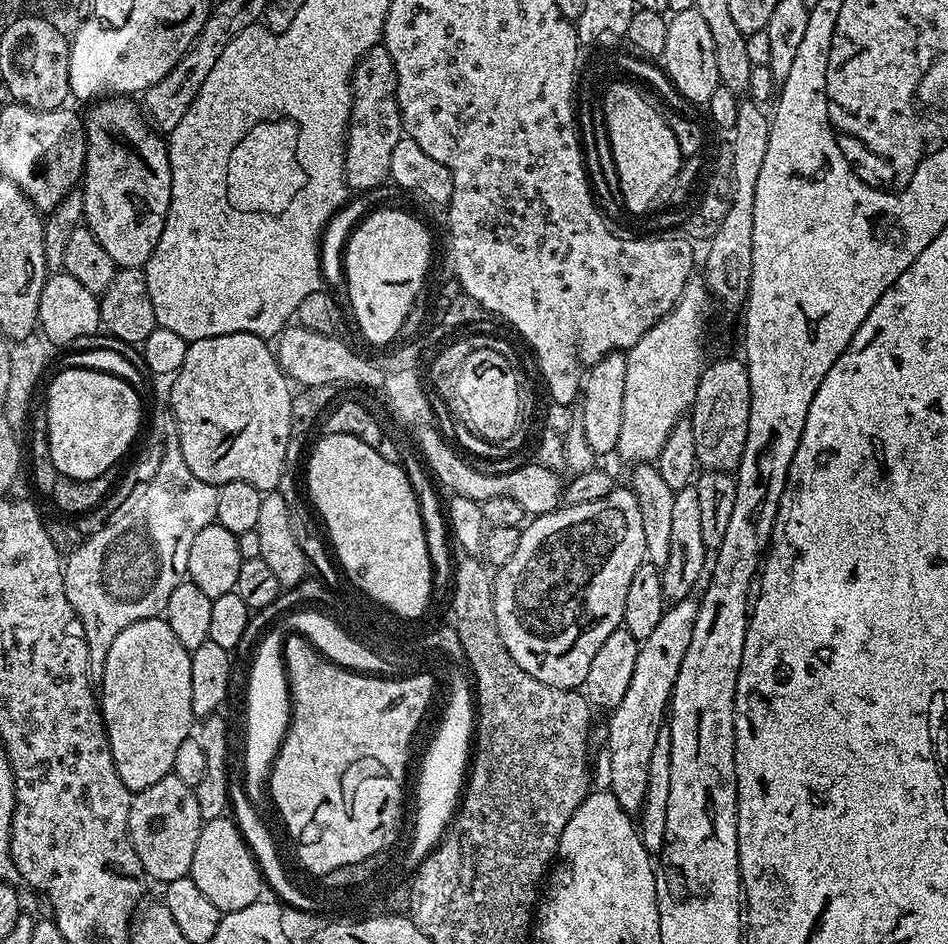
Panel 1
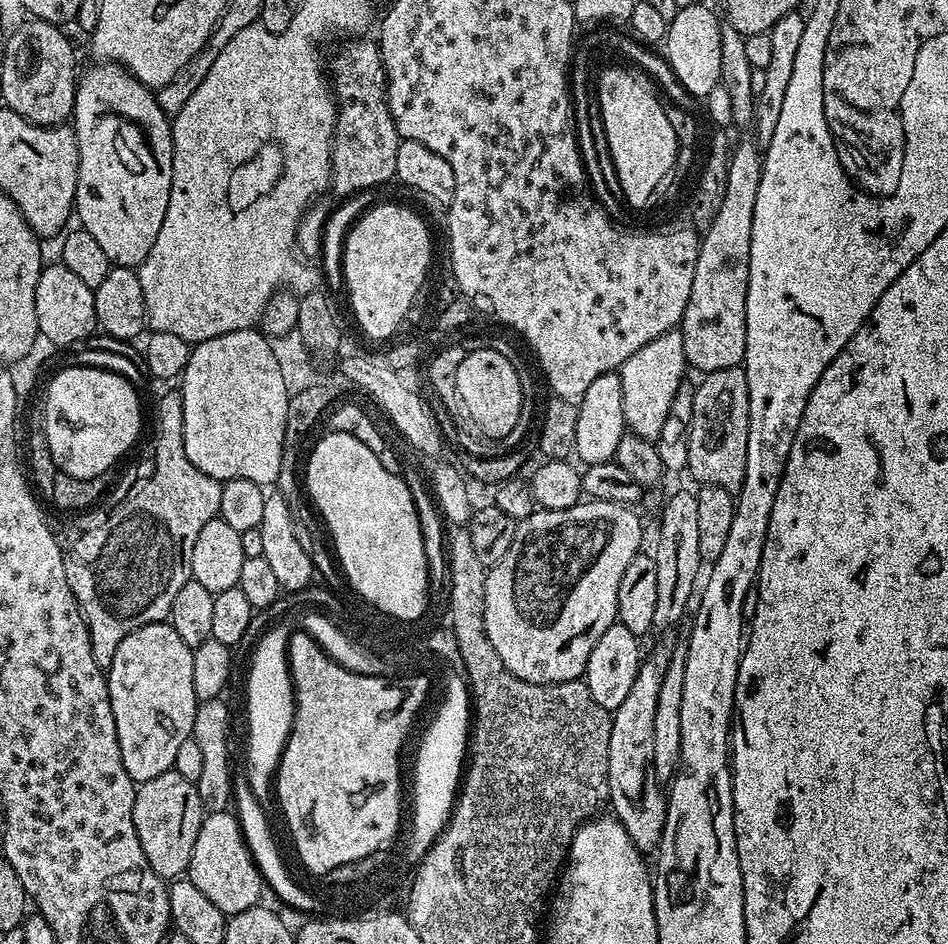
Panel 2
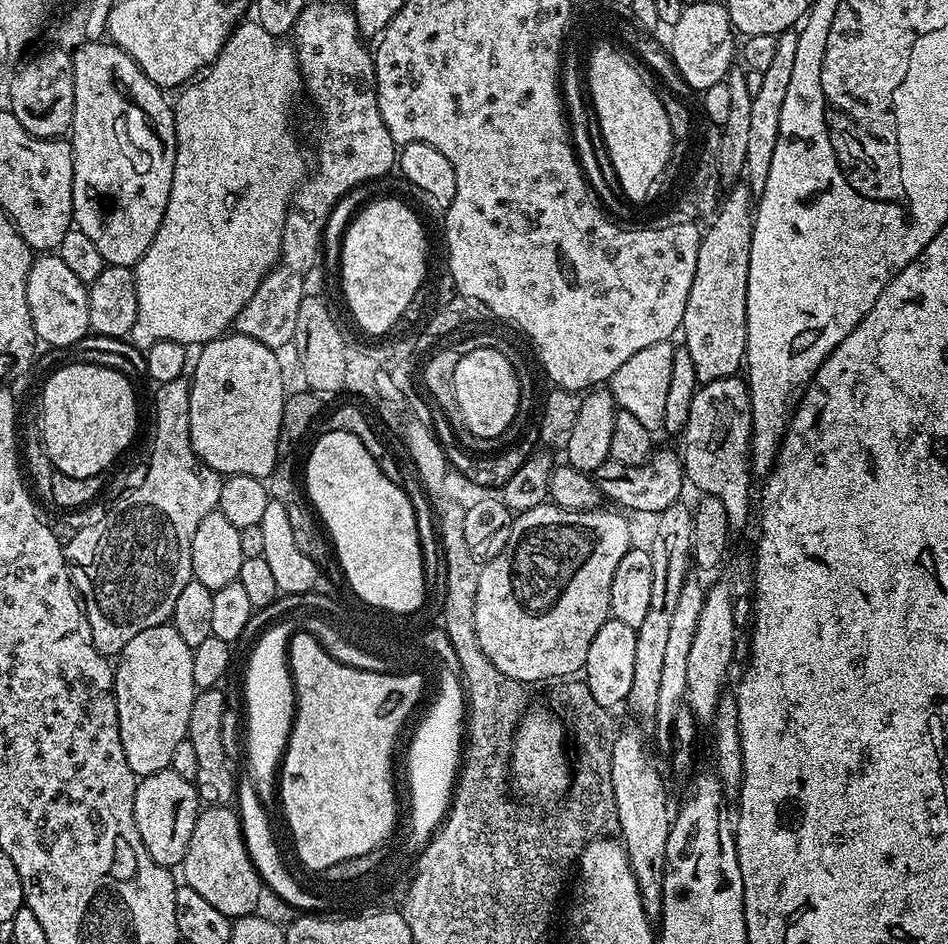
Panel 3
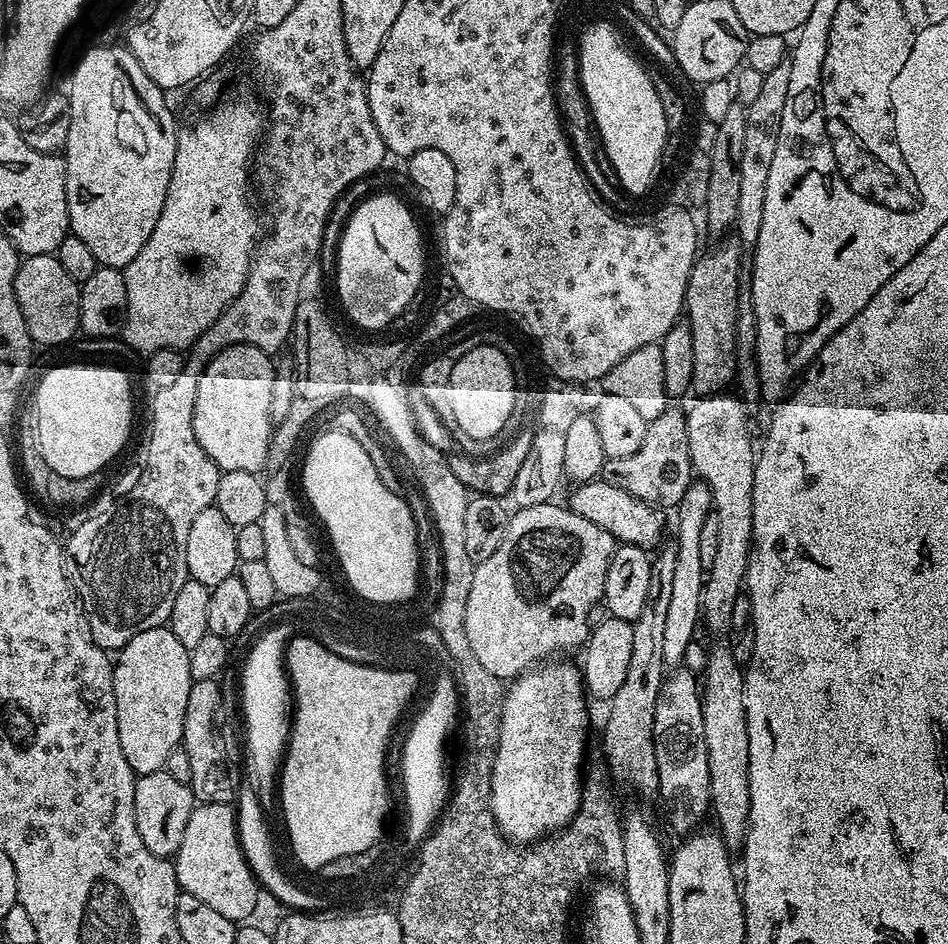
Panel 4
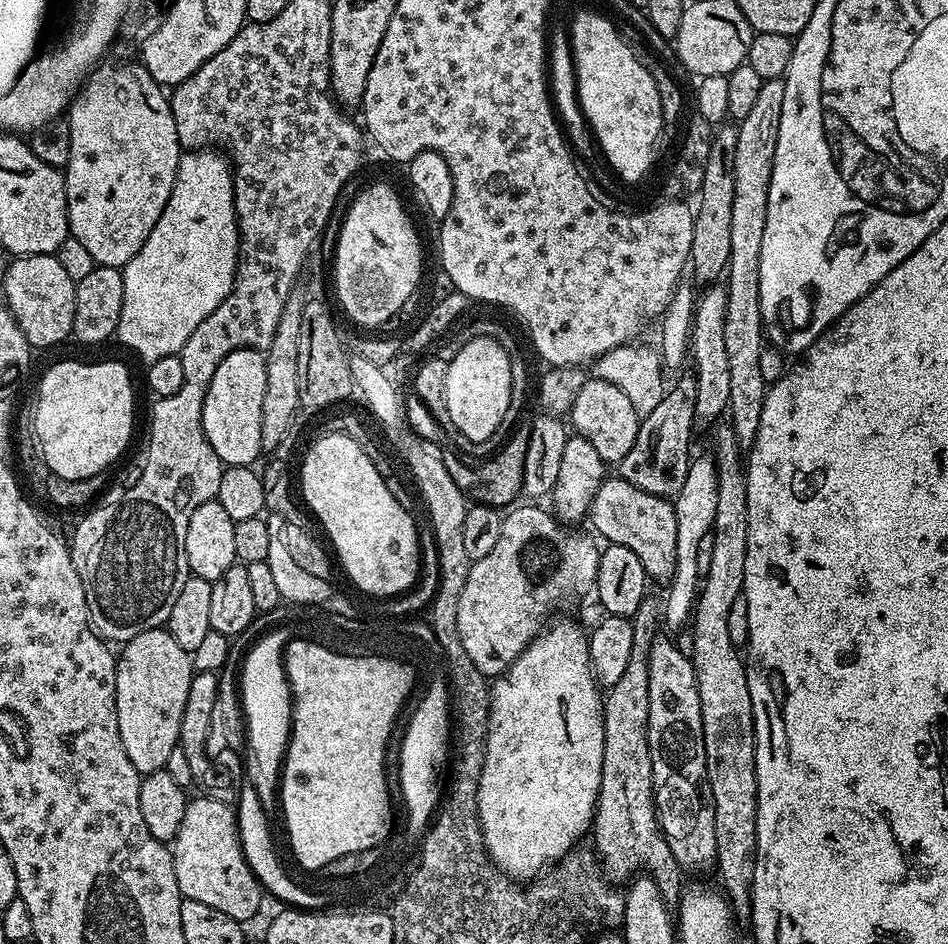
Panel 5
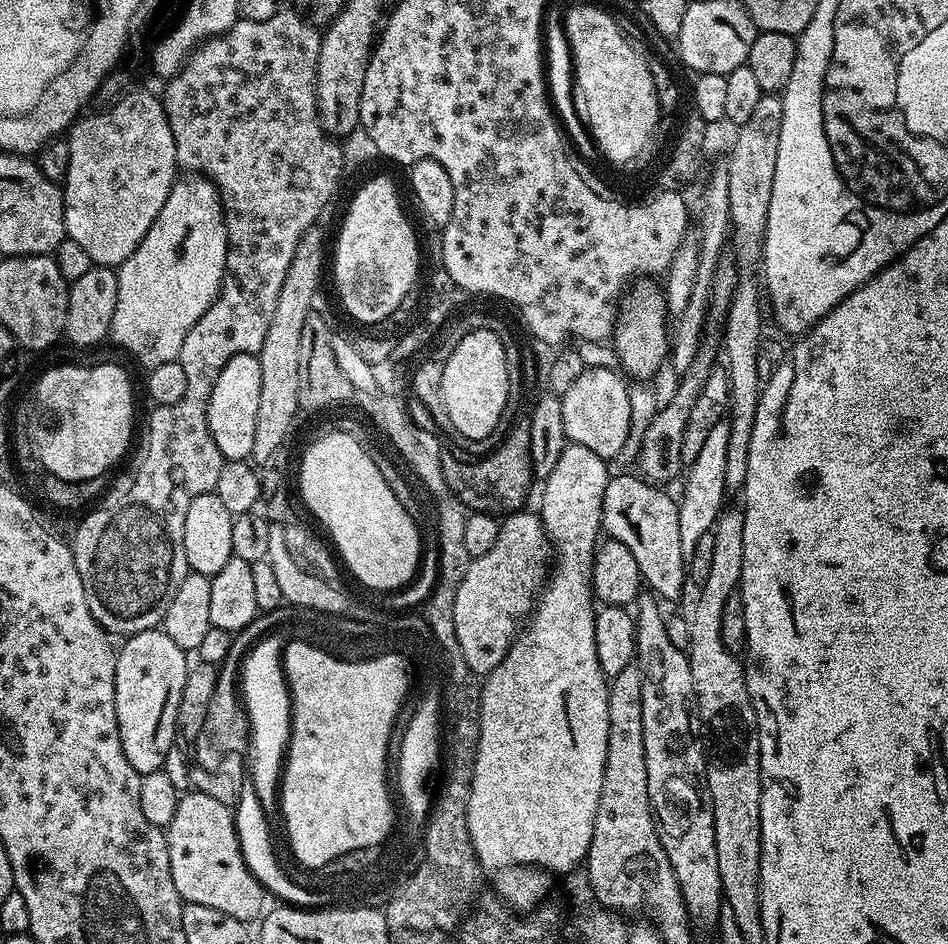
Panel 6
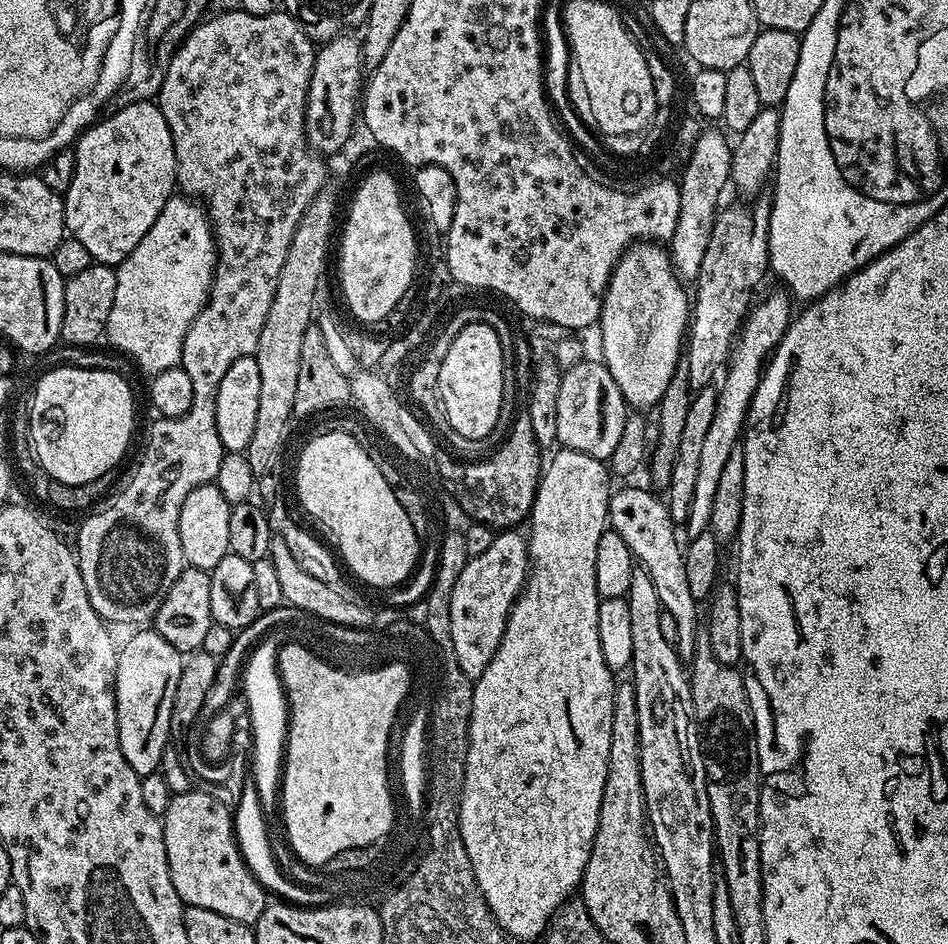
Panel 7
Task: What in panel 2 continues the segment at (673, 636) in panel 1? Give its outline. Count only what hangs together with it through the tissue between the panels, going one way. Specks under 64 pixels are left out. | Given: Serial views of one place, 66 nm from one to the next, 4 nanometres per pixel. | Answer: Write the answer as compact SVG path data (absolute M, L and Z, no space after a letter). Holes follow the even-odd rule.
M667 647L656 648L649 656L647 653L641 659L638 678L634 678L634 686L630 686L630 694L626 694L622 706L612 712L610 726L610 812L625 827L630 840L643 854L659 849L664 833L664 819L668 813L665 789L654 774L654 710L658 710L658 690L662 686L669 659L670 652Z

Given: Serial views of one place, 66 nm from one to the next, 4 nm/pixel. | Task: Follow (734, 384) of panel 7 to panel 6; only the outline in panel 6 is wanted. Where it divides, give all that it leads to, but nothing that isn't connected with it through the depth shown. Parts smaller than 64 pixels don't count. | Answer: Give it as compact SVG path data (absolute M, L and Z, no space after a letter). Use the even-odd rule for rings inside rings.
M722 419L707 436L702 450L698 450L698 458L687 467L684 497L681 495L678 500L678 531L682 537L682 554L685 558L694 554L694 546L698 546L702 534L715 529L716 519L726 507L726 446L730 446L730 426L727 419Z

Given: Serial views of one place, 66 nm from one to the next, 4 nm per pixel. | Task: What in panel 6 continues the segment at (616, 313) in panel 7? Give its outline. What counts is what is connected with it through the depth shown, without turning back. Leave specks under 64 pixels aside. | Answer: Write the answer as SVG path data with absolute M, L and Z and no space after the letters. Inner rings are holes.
M640 278L635 281L621 295L618 301L618 311L616 314L616 326L610 337L611 347L616 350L616 358L619 367L623 369L629 377L635 378L637 381L647 381L647 376L652 376L660 367L665 367L666 361L669 359L670 353L670 317L668 314L668 302L664 296L663 287L652 278Z

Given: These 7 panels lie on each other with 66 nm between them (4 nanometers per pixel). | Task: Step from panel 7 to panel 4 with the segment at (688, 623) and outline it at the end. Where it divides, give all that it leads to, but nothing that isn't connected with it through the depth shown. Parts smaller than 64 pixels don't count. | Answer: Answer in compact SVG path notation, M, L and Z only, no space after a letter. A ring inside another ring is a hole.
M603 478L583 481L577 488L580 489L566 500L567 507L571 508L574 514L594 522L620 544L636 544L642 549L652 550L661 543L665 535L664 520L660 517L663 516L661 509L634 498L634 494L626 494L626 490L606 482Z

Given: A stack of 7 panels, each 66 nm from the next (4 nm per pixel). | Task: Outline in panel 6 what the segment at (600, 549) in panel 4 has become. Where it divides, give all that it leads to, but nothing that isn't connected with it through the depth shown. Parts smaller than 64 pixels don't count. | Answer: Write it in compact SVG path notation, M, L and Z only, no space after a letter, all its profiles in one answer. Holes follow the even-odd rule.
M521 510L503 517L494 546L472 559L454 598L454 634L466 666L481 678L492 672L510 650L518 626L527 621L550 572L554 548L535 511Z

